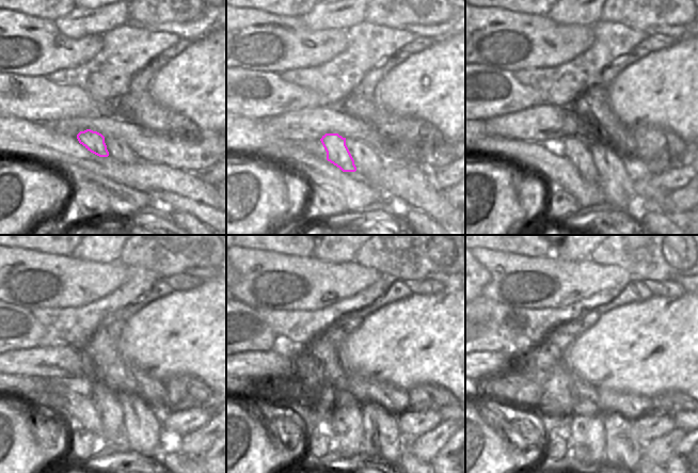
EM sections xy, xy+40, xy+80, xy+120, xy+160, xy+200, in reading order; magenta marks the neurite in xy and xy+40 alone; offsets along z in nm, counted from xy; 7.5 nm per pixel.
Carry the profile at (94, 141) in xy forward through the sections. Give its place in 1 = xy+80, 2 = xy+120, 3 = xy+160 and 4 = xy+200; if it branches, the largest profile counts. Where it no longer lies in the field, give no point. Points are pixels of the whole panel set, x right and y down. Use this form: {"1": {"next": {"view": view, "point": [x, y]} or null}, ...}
{"1": {"next": {"view": "xy+80", "point": [576, 150]}}, "2": {"next": {"view": "xy+120", "point": [107, 404]}}, "3": {"next": {"view": "xy+160", "point": [344, 425]}}, "4": {"next": {"view": "xy+200", "point": [586, 439]}}}

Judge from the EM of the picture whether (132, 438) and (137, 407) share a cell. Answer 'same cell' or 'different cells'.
same cell

